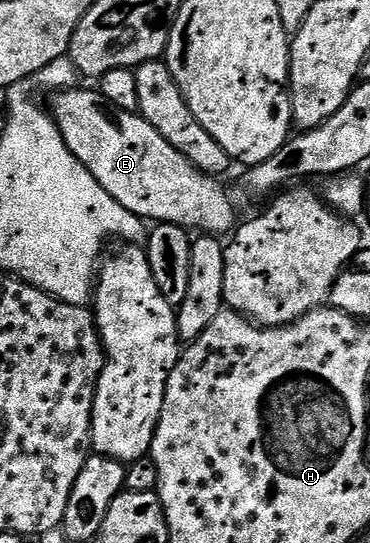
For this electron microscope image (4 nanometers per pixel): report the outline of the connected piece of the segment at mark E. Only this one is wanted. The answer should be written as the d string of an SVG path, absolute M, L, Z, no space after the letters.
M78 88L63 89L55 96L58 98L52 108L53 119L60 127L64 143L68 143L72 155L76 155L76 159L92 171L96 183L100 183L100 187L104 187L104 191L120 203L120 207L128 207L128 211L150 223L181 225L187 231L201 231L206 235L229 234L235 228L234 205L219 178L210 177L192 167L192 163L188 163L188 159L184 159L184 155L180 155L180 151L176 151L176 147L172 147L172 143L168 143L168 139L164 139L164 135L160 135L160 131L156 131L156 127L152 127L152 123L145 121L138 113L117 109L97 88Z

